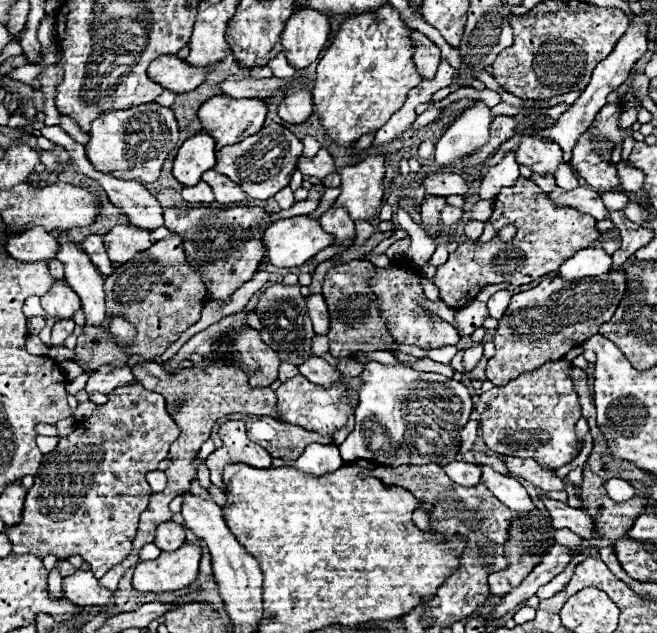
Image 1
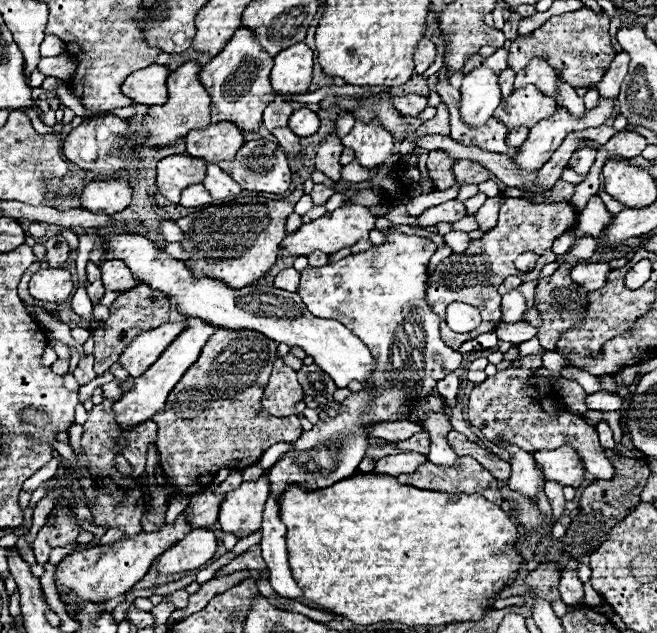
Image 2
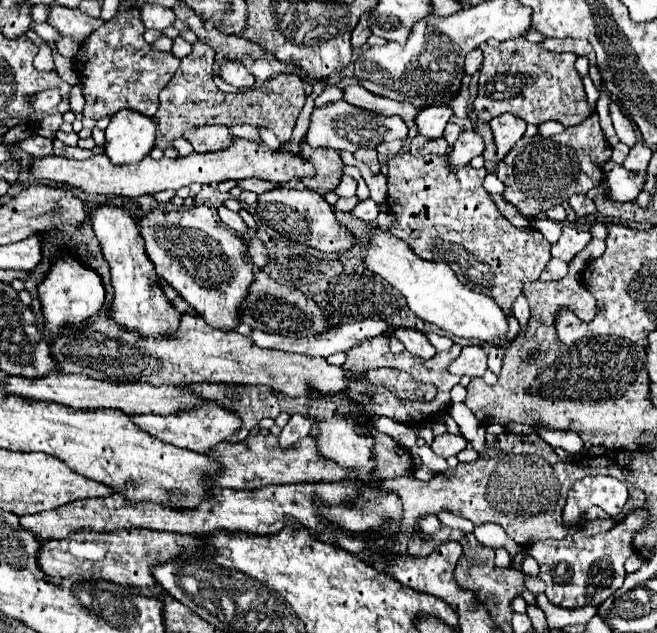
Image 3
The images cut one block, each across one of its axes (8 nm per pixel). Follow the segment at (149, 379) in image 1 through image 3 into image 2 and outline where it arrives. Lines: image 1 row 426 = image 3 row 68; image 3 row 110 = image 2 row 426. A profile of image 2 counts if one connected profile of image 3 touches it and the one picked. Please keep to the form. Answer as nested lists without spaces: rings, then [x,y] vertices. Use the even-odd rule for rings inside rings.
[[[216,330],[202,348],[200,358],[194,362],[194,366],[190,366],[190,370],[186,370],[186,374],[168,394],[164,412],[152,420],[158,426],[156,446],[160,452],[160,466],[166,480],[176,488],[176,494],[192,496],[204,492],[218,470],[244,470],[256,464],[270,446],[290,442],[303,432],[299,416],[282,417],[279,422],[279,418],[271,416],[260,406],[272,364],[278,358],[276,348],[278,344],[274,340],[266,338],[264,334],[254,334],[254,330]]]

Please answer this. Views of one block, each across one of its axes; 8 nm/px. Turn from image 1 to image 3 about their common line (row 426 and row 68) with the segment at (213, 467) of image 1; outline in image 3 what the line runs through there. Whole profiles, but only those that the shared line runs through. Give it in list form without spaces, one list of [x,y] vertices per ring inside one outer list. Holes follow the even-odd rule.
[[[225,60],[219,70],[219,76],[226,84],[230,84],[238,90],[254,86],[254,76],[237,60]]]

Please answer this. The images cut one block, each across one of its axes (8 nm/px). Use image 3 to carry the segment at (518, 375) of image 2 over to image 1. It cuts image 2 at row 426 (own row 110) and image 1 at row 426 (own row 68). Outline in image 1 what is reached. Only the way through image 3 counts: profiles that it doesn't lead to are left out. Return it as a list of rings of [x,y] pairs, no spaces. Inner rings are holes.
[[[566,360],[546,362],[540,368],[520,374],[508,384],[494,386],[480,394],[476,410],[480,412],[480,428],[484,444],[504,456],[532,458],[540,466],[562,468],[580,454],[580,438],[576,436],[576,422],[580,414],[578,394],[570,378],[572,364]],[[520,430],[528,430],[534,438],[518,438]]]

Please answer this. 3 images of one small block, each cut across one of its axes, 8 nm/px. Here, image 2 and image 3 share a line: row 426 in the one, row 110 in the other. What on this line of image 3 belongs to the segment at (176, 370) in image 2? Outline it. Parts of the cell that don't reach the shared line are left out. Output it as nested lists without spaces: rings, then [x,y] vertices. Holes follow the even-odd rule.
[[[120,110],[106,128],[104,154],[112,164],[134,164],[150,154],[156,122],[134,110]]]

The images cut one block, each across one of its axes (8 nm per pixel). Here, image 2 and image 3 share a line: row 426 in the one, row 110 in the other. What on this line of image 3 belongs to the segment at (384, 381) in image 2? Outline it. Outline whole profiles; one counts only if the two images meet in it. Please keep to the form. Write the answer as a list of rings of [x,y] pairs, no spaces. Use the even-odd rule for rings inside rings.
[[[340,100],[340,102],[332,102],[332,104],[326,104],[326,106],[320,106],[320,108],[312,110],[310,124],[308,124],[308,130],[302,136],[302,140],[308,142],[308,146],[312,146],[312,148],[334,148],[334,150],[354,152],[360,146],[370,146],[372,148],[376,142],[382,142],[382,140],[388,142],[388,140],[406,138],[406,134],[408,134],[406,124],[400,118],[396,118],[396,116],[390,116],[390,118],[376,116],[376,114],[366,112],[358,106],[348,104],[346,100]]]

